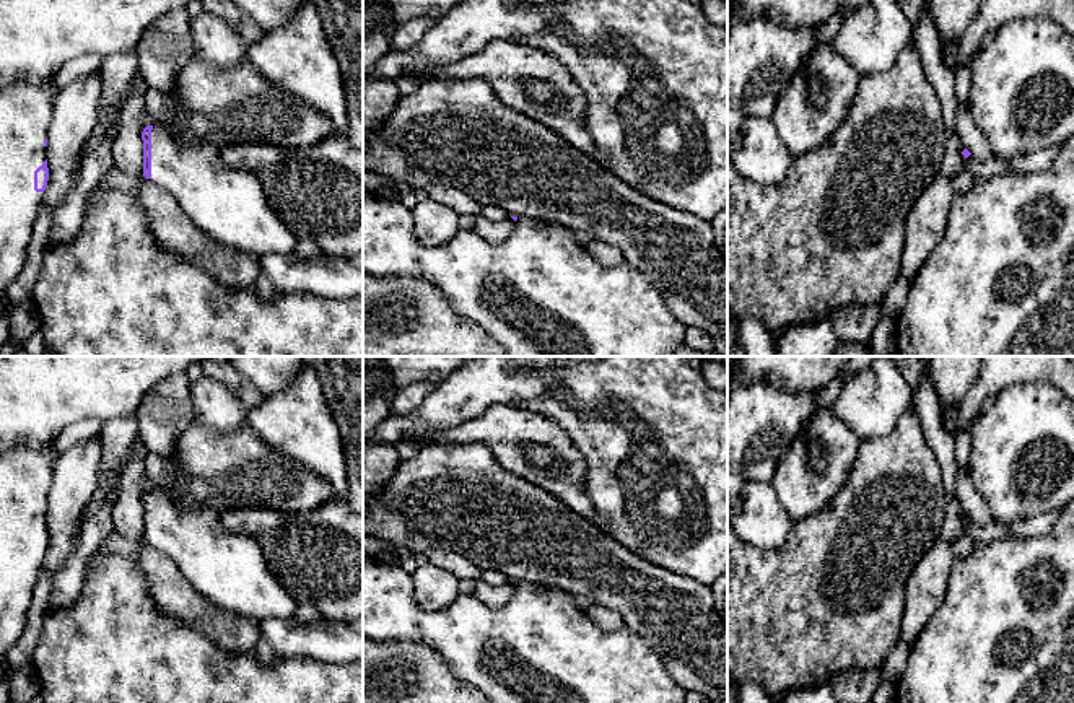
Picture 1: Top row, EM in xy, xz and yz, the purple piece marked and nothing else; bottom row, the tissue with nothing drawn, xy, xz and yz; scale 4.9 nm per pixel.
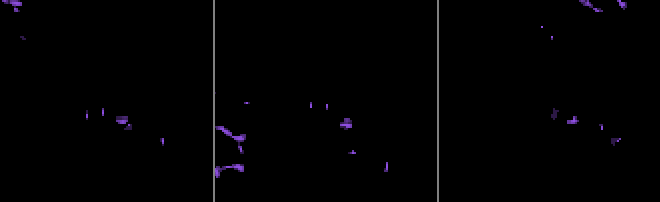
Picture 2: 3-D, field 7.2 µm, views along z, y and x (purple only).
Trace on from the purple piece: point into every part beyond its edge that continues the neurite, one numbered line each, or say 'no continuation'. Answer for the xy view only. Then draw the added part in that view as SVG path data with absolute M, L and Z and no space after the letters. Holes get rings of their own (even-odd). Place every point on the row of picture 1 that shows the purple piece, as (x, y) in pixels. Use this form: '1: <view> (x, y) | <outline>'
1: xy (227, 204) | M163 125L151 130L151 182L171 192L210 239L242 254L293 254L295 234L268 203L260 181L233 168L208 143L182 143Z

